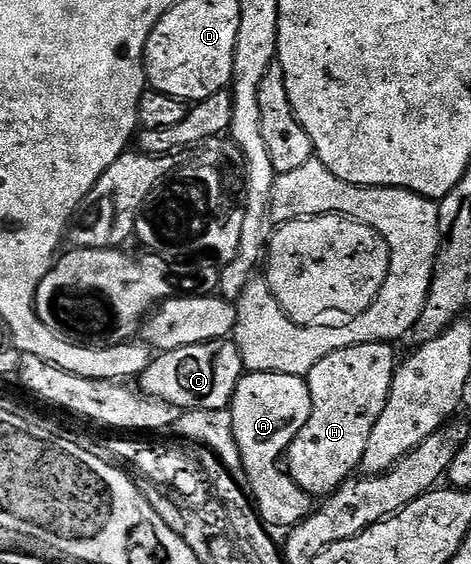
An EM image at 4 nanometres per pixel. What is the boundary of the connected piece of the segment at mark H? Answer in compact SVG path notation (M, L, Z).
M390 343L362 344L349 346L345 350L337 350L329 354L329 358L321 358L313 370L305 378L311 391L311 402L305 426L293 438L285 453L285 471L287 475L301 486L312 498L326 498L340 488L363 462L365 442L369 442L369 434L373 434L373 426L377 426L377 418L381 410L385 410L385 402L389 398L391 383L395 377L397 356Z

